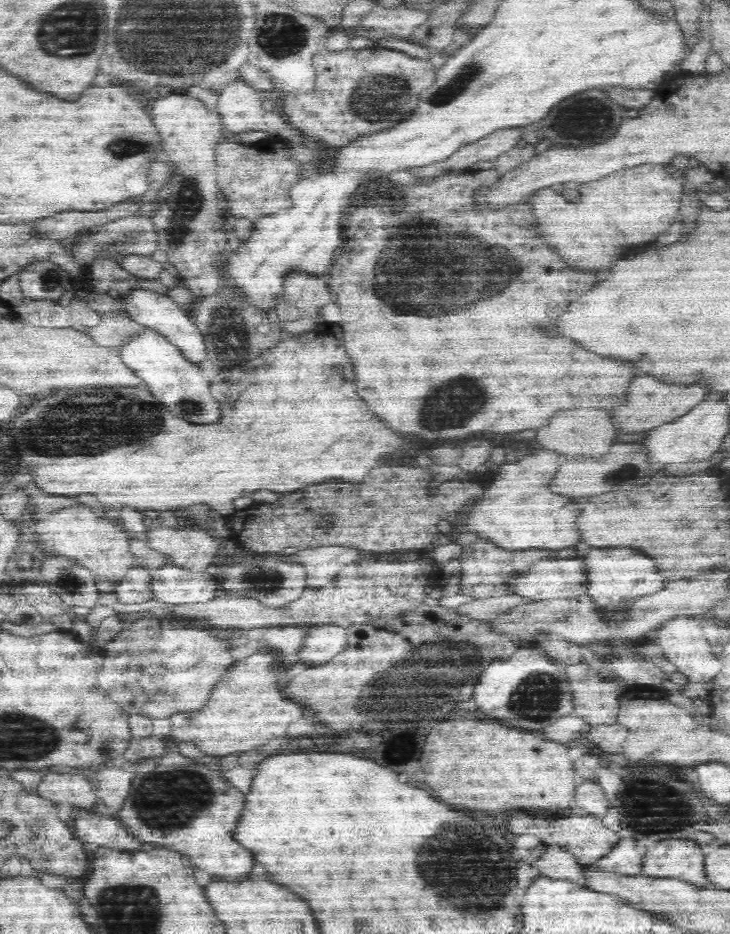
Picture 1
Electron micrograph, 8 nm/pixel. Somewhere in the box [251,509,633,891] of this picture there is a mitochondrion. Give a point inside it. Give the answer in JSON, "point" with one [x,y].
{"point":[451,668]}

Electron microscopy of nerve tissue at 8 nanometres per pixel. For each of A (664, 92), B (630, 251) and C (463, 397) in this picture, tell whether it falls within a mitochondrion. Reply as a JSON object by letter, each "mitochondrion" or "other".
{"A":"other","B":"other","C":"mitochondrion"}

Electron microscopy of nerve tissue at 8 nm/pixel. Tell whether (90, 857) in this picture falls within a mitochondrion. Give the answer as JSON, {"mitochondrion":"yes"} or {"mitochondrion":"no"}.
{"mitochondrion":"no"}

